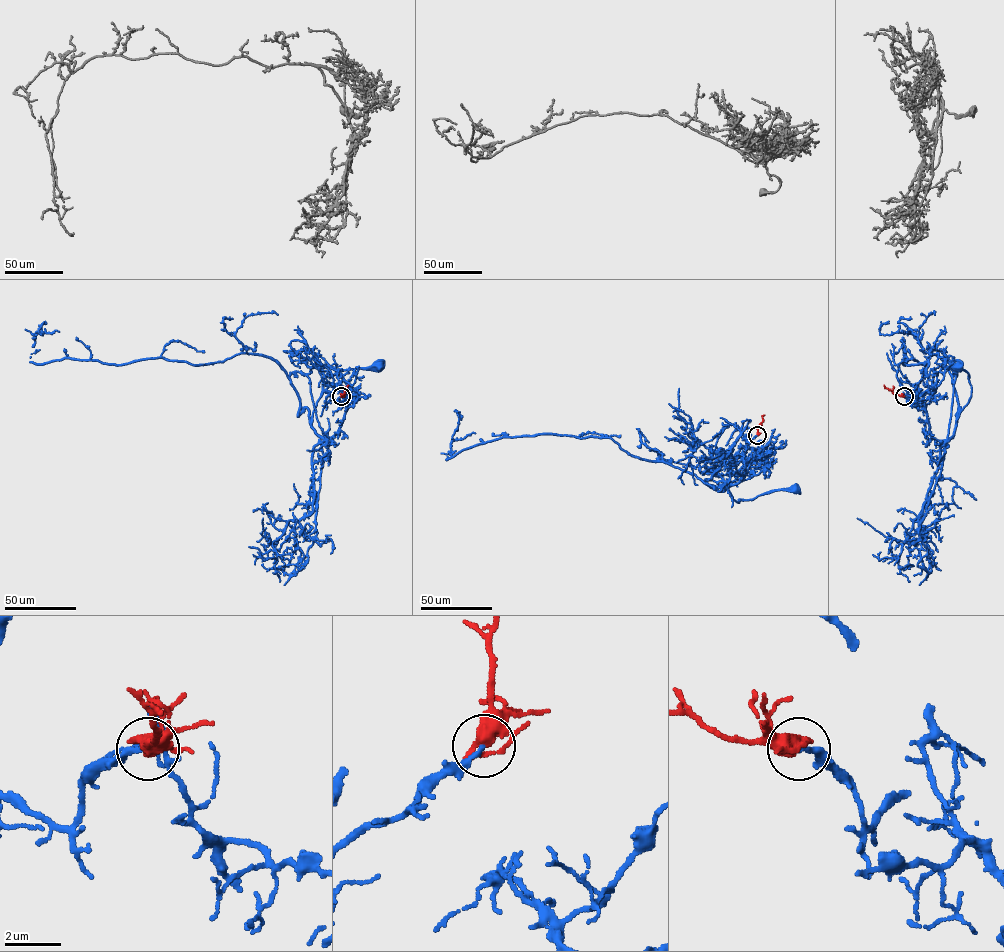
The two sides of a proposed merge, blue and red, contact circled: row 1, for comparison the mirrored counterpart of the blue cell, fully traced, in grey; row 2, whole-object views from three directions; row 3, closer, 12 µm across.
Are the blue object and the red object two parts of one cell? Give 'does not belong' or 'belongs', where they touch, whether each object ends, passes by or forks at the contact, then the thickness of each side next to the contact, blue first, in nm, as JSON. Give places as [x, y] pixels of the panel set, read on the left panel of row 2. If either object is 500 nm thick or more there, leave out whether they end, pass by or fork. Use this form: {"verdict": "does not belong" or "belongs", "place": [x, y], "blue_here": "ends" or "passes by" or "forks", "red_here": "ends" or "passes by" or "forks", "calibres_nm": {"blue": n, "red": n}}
{"verdict": "does not belong", "place": [341, 396], "blue_here": "ends", "red_here": "passes by", "calibres_nm": {"blue": 190, "red": 460}}

